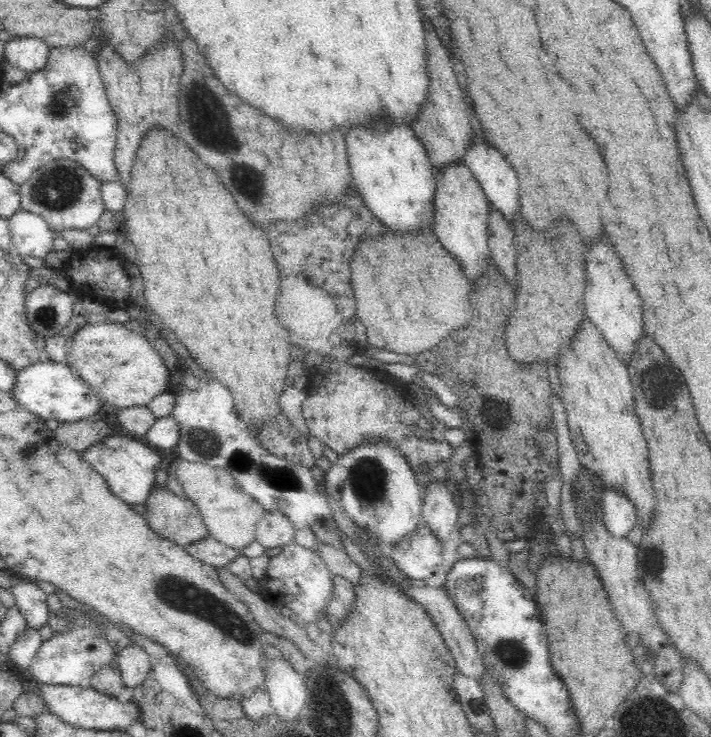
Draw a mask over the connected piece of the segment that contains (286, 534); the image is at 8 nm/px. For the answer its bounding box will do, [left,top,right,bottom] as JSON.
[255,511,294,549]

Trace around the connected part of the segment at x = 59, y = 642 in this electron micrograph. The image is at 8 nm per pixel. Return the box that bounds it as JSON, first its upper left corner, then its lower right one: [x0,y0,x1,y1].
[28,609,117,686]

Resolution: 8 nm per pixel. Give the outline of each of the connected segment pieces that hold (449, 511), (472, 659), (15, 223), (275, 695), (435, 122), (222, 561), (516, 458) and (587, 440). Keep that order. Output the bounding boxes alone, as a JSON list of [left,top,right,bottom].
[[421,482,459,542],[403,582,486,680],[8,209,56,258],[261,640,306,718],[411,14,474,170],[184,536,240,569],[415,258,554,542],[556,316,654,532]]

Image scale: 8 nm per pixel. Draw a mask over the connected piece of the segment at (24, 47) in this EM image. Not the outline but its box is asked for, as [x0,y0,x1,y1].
[2,37,49,73]

